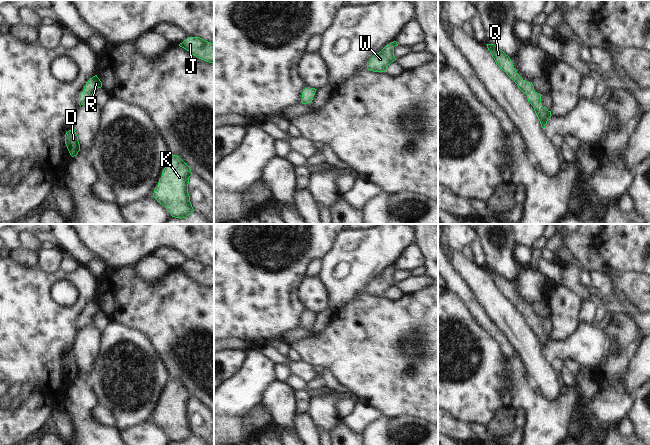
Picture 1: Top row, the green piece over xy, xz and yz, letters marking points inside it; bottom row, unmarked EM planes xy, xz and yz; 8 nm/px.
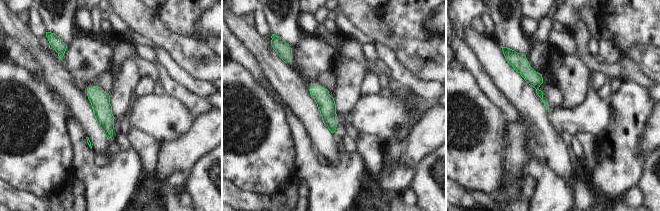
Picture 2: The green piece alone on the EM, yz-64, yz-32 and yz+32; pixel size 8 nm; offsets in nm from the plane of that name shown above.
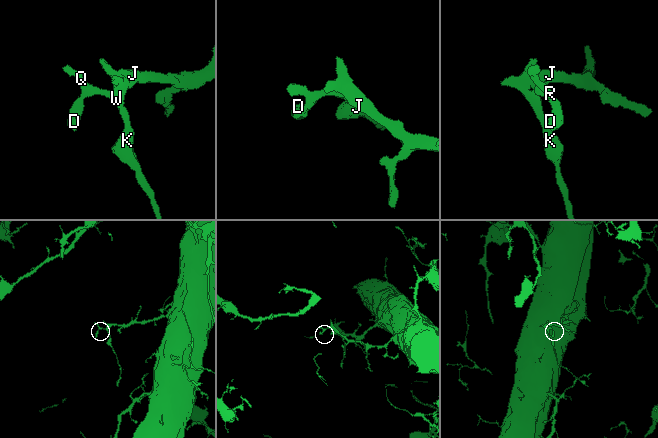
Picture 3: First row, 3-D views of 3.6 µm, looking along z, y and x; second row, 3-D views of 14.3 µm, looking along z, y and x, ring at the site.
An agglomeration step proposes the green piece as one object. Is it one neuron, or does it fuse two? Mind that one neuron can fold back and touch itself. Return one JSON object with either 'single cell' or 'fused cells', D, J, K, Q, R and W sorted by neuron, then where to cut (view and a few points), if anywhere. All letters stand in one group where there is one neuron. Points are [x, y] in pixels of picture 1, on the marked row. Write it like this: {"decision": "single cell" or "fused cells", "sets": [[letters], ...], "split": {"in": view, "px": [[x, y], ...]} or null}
{"decision": "single cell", "sets": [["D", "J", "K", "Q", "R", "W"]], "split": null}

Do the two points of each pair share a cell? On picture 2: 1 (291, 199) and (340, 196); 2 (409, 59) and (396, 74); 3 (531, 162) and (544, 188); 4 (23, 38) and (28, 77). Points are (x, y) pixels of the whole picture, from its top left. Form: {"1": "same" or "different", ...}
{"1": "different", "2": "different", "3": "same", "4": "different"}

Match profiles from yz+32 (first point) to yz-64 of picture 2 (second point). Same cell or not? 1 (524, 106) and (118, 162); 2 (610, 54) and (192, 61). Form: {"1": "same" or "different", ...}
{"1": "different", "2": "different"}

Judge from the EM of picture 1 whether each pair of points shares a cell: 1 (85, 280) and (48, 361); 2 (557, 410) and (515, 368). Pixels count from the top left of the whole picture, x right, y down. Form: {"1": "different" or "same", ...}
{"1": "same", "2": "same"}

